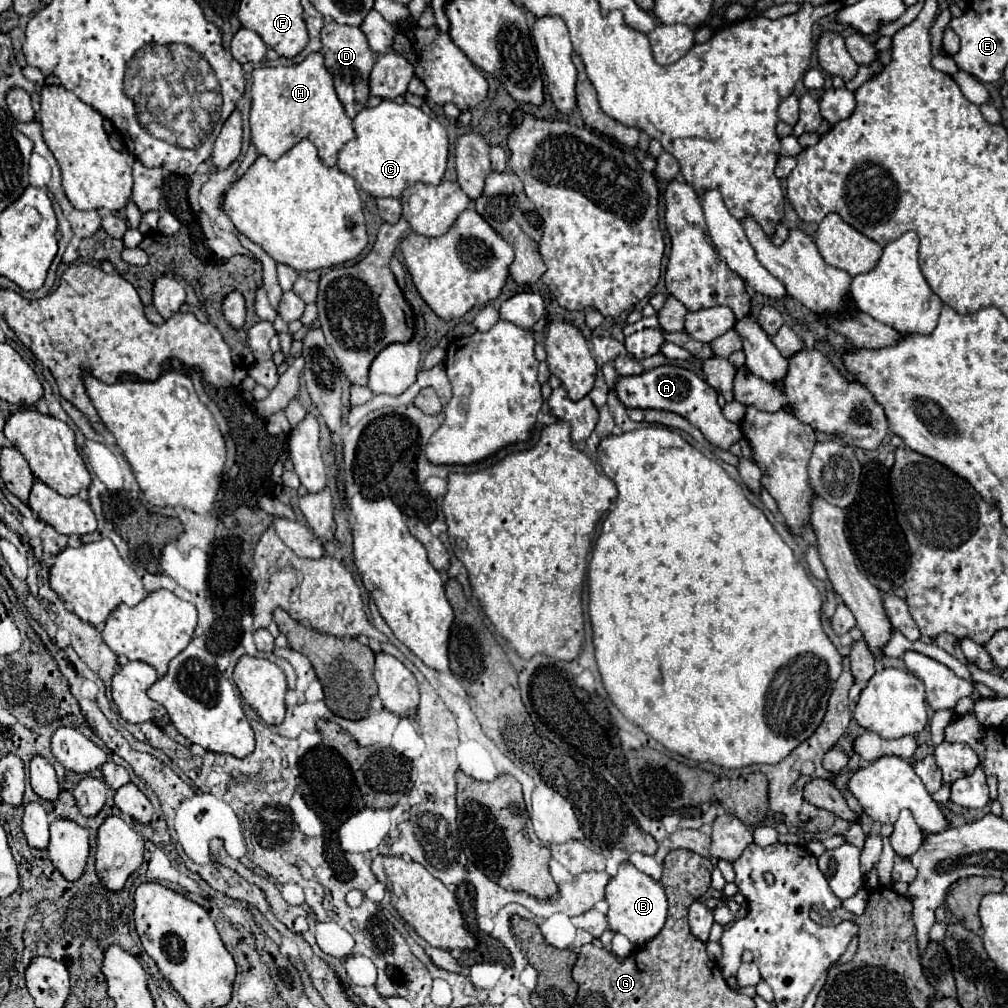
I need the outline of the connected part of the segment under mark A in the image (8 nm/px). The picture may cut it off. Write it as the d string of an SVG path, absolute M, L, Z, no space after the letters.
M661 365L655 369L649 369L641 375L627 375L627 377L617 377L615 381L615 393L617 399L629 407L629 409L665 409L671 413L677 413L685 417L691 425L695 425L709 443L729 449L733 441L741 439L741 431L737 423L731 423L723 417L721 407L717 405L717 393L711 385L705 385L701 377L697 377L693 371L685 367L675 367L675 365Z

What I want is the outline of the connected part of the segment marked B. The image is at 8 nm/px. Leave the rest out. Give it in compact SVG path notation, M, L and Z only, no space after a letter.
M623 863L619 867L619 873L607 885L605 899L609 903L609 913L607 913L609 929L625 935L635 947L643 947L653 937L657 937L657 933L663 929L665 917L667 917L665 891L657 881L653 881L649 875L641 873L635 865Z

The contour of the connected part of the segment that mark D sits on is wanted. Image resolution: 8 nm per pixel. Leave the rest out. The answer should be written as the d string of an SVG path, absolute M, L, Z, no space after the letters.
M327 21L321 29L321 53L325 57L325 67L333 75L335 91L345 107L345 113L353 119L367 103L369 99L369 73L373 63L377 61L377 53L373 53L367 45L367 39L359 27L351 25L339 25L335 21Z

